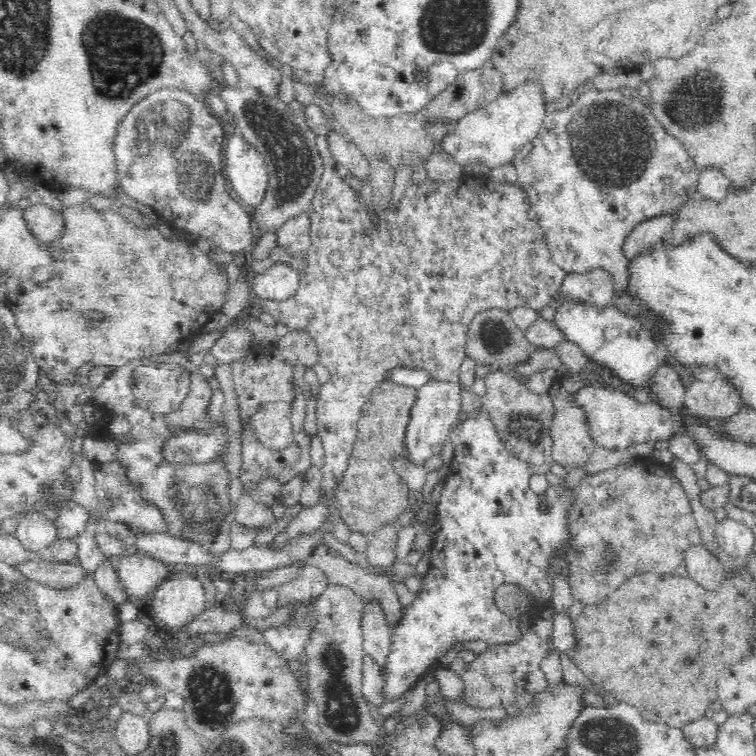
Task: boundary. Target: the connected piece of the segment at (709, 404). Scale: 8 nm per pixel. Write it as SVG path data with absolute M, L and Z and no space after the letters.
M706 367L691 368L694 382L685 394L684 408L691 414L701 414L709 418L728 418L738 412L742 405L738 391L724 382L722 374Z

